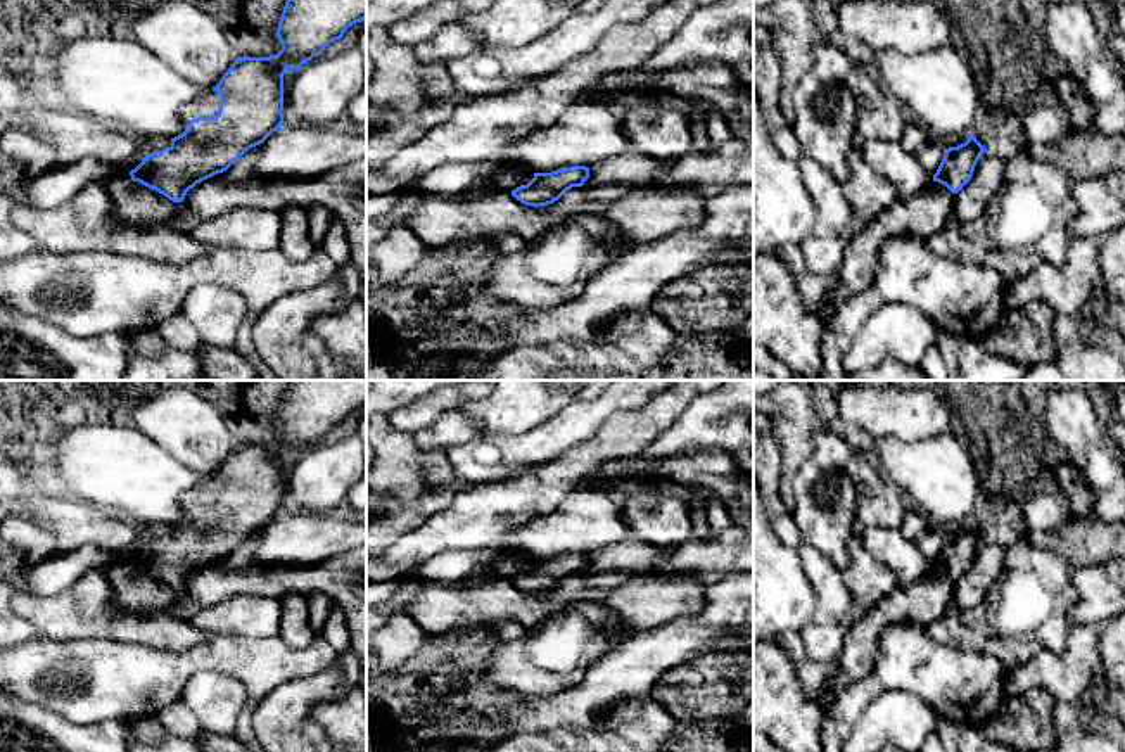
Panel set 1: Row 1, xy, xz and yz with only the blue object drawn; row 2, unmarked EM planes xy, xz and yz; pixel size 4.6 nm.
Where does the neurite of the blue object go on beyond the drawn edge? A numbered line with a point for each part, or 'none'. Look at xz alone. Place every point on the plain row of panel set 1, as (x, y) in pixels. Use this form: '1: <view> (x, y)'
1: xz (510, 562)

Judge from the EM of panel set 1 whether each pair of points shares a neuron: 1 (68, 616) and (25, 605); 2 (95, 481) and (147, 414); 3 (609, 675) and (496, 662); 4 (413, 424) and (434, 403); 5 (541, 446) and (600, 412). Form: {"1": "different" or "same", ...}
{"1": "same", "2": "different", "3": "different", "4": "same", "5": "same"}

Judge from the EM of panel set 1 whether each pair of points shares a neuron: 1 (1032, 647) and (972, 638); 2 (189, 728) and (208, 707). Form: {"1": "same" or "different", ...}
{"1": "same", "2": "different"}

